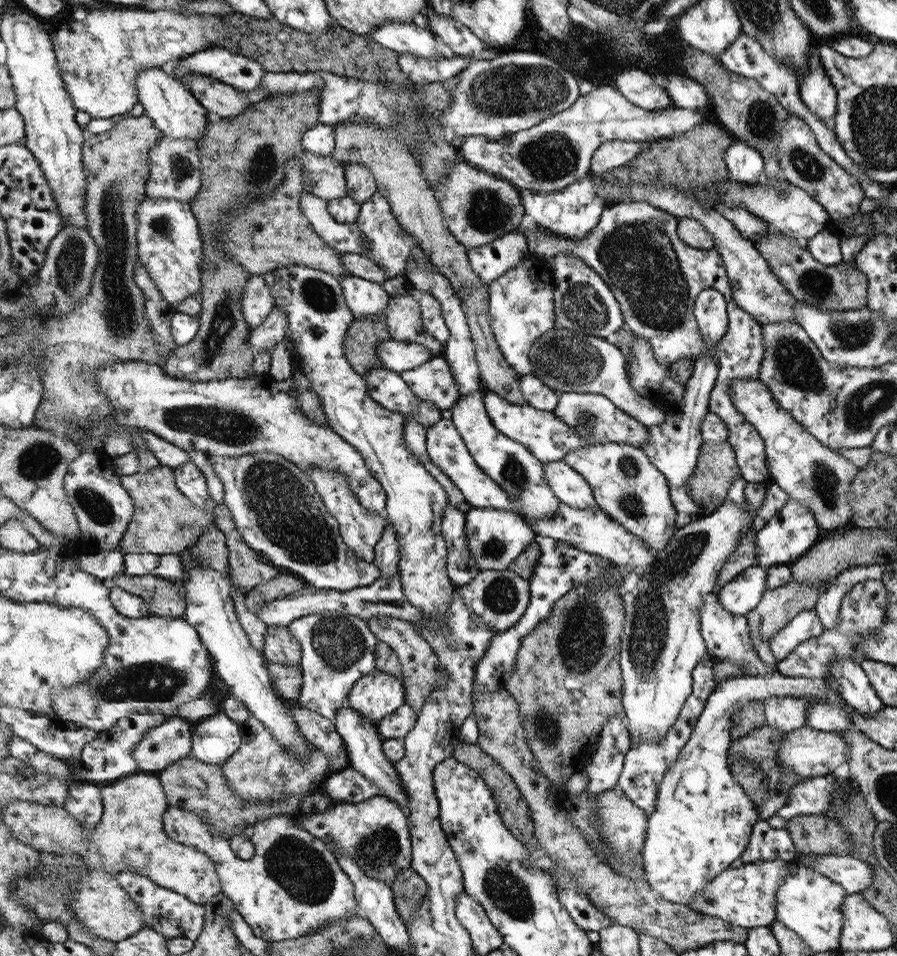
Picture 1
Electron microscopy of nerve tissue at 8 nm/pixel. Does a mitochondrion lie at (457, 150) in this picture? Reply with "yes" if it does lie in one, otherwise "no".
no

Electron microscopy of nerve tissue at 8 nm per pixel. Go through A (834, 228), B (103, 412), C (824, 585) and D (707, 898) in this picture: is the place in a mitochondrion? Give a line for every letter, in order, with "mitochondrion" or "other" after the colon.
A: other
B: other
C: other
D: mitochondrion

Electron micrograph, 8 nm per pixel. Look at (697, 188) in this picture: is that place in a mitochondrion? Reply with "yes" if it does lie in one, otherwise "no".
yes

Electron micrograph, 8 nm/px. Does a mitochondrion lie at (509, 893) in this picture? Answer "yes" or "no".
yes

